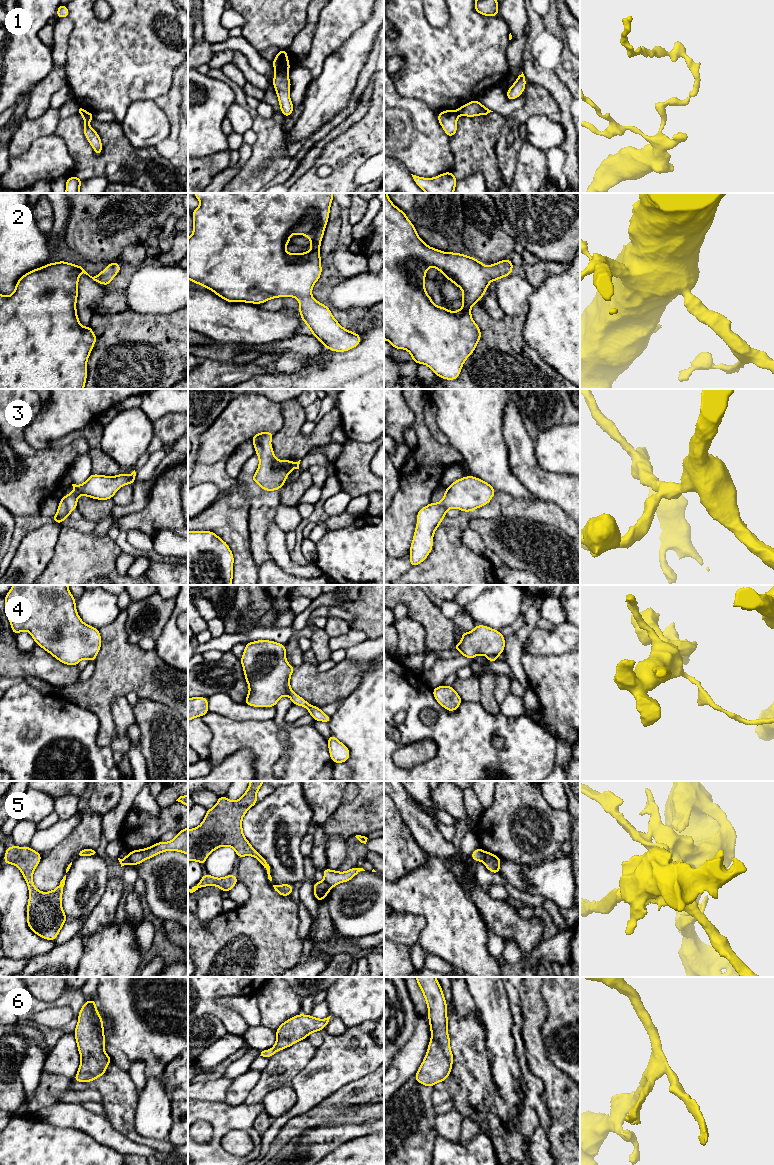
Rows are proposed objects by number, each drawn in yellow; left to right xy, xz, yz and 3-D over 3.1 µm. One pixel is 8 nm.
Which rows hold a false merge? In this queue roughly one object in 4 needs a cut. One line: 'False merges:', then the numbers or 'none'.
False merges: 1, 4, 5

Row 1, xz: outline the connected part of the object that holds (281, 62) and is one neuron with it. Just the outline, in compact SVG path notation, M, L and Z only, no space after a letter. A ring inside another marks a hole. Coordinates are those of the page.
M280 49L275 59L272 61L274 70L282 72L288 72L290 70L290 64L287 56L288 50Z

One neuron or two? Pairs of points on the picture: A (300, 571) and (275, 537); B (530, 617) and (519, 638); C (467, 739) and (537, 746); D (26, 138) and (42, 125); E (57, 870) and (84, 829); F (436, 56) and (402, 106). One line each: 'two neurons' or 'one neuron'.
A: one neuron
B: one neuron
C: one neuron
D: one neuron
E: one neuron
F: two neurons

